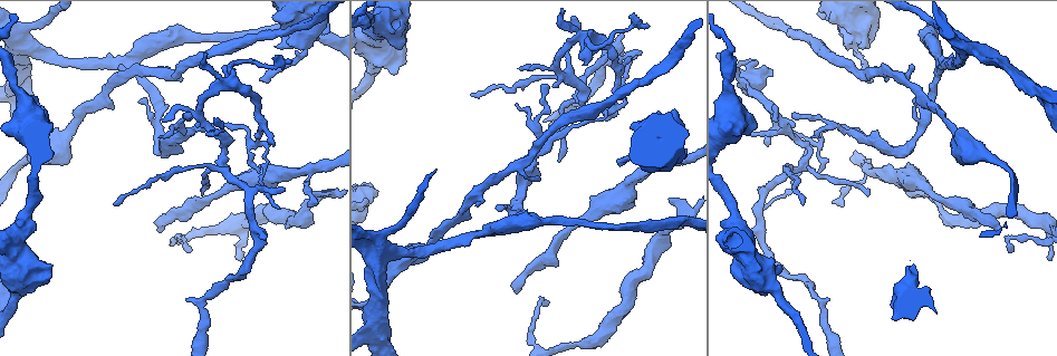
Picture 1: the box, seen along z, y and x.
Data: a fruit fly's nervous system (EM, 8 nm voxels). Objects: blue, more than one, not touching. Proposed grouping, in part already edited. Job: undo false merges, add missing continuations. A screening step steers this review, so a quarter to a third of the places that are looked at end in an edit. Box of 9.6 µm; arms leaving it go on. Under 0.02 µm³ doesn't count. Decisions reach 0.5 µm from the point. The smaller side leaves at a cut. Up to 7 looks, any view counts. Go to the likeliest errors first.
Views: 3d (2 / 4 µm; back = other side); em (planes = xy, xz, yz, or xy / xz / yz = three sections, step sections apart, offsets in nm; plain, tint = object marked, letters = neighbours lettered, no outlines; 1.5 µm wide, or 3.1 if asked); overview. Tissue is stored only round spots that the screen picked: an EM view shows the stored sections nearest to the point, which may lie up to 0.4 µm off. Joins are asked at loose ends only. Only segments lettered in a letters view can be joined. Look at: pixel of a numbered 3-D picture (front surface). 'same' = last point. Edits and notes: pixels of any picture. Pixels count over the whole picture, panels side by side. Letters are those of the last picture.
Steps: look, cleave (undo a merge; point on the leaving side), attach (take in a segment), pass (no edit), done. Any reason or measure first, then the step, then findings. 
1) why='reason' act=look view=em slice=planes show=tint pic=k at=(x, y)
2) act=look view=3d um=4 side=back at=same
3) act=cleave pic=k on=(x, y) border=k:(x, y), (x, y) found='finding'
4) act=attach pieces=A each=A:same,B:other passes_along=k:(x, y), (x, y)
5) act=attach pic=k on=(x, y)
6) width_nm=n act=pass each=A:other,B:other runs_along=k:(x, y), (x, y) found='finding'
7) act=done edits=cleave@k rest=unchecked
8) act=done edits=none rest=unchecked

why='end of a long branch' act=look view=em slice=planes show=letters pic=1 at=(159, 230)

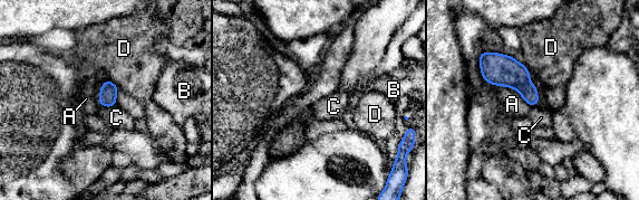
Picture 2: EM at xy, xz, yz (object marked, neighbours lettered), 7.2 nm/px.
act=pass each=A:other,B:other,C:other,D:other border=2:(115, 105), (105, 107) found='none of them fits'

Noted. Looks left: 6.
why='branch stops here' act=look view=3d um=4 pic=1 at=(264, 239)

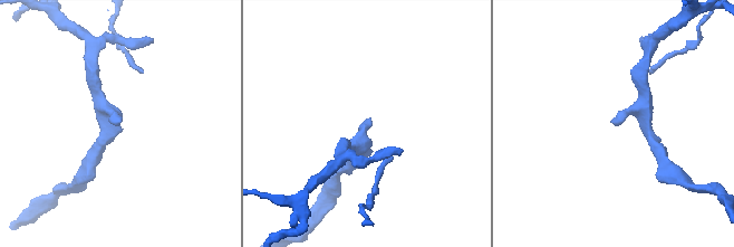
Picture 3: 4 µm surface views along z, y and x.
why='shape alone is not enough' act=look view=em slice=xz step=8 show=letters pic=3 at=(610, 121)

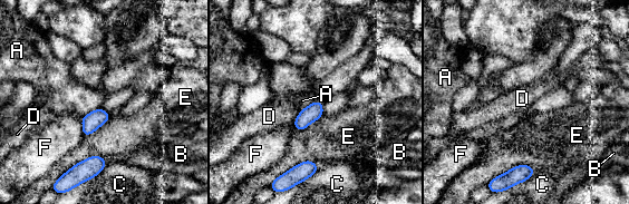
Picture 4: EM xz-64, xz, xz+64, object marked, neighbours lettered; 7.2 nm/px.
why='cut it another way' act=look view=em slice=planes show=letters at=same

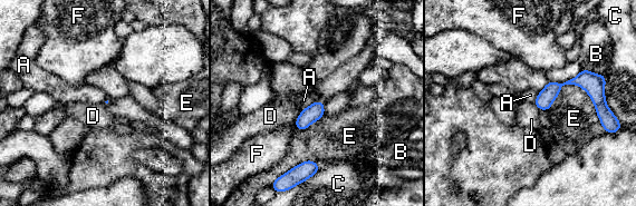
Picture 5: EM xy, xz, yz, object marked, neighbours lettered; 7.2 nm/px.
act=pass each=A:other,B:other,C:other,D:other,E:other,F:other runs_along=5:(594, 78), (565, 82), (538, 102) found='no lettered segment goes on from it'

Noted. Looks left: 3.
why='tapers out' act=look view=3d um=2 pic=1 at=(263, 81)

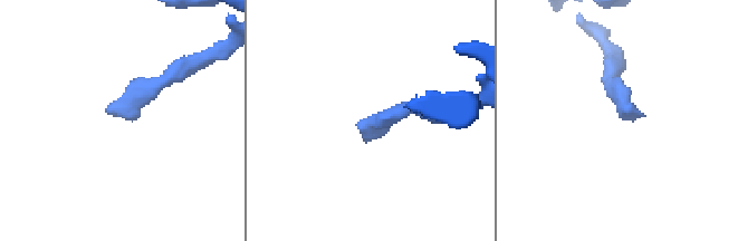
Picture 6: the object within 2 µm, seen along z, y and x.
act=look view=em slice=planes show=plain pic=6 at=(639, 114)

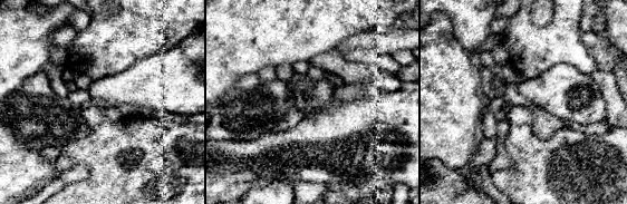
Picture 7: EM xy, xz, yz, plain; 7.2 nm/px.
why='what lies round it' act=look view=em slice=planes show=letters at=same

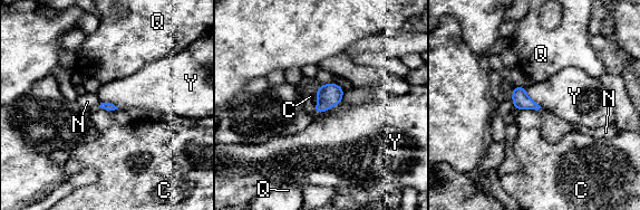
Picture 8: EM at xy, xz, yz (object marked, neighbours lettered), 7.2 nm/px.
act=pass each=C:other,N:other,Q:other,Y:other border=8:(317, 88), (317, 104), (313, 110) found='none of them fits'

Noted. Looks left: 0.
act=done edits=none rest=unchecked

